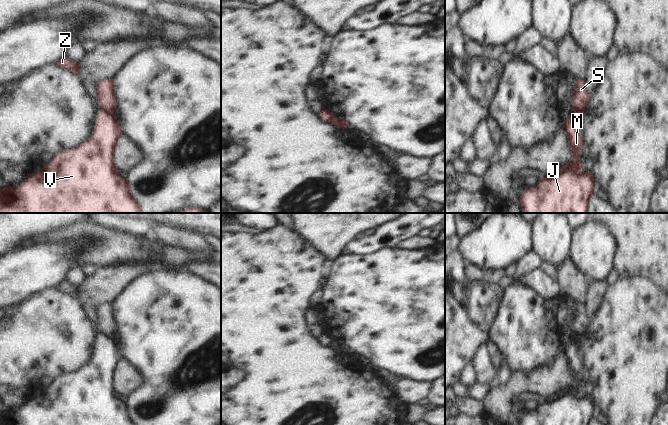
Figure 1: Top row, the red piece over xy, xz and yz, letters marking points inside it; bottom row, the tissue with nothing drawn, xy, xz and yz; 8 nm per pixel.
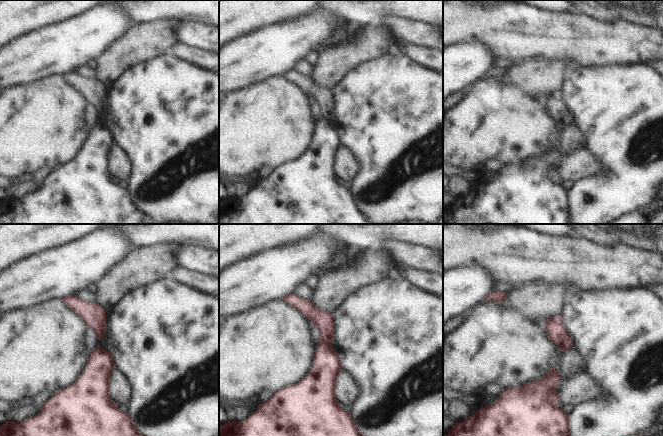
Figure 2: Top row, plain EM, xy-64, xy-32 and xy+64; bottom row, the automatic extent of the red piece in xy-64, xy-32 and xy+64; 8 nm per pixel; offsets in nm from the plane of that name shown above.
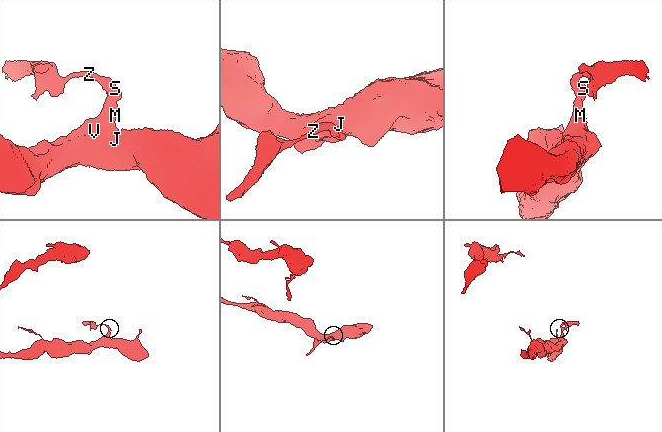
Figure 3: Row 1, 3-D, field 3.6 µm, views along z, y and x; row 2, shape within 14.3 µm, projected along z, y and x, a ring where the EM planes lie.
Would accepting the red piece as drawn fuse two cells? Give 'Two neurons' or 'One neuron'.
Two neurons

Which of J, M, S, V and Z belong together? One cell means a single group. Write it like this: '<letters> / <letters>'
J M V / S Z

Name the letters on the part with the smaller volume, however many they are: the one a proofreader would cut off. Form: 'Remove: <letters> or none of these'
Remove: S, Z

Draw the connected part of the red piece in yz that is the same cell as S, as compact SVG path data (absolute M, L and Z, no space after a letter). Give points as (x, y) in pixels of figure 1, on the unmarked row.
M576 304L576 309L573 312L574 318L572 320L572 333L574 337L582 340L583 334L587 330L590 319L587 317L585 304Z

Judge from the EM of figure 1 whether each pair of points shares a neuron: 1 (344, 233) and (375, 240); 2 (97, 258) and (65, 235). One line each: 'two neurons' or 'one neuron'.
1: two neurons
2: one neuron

